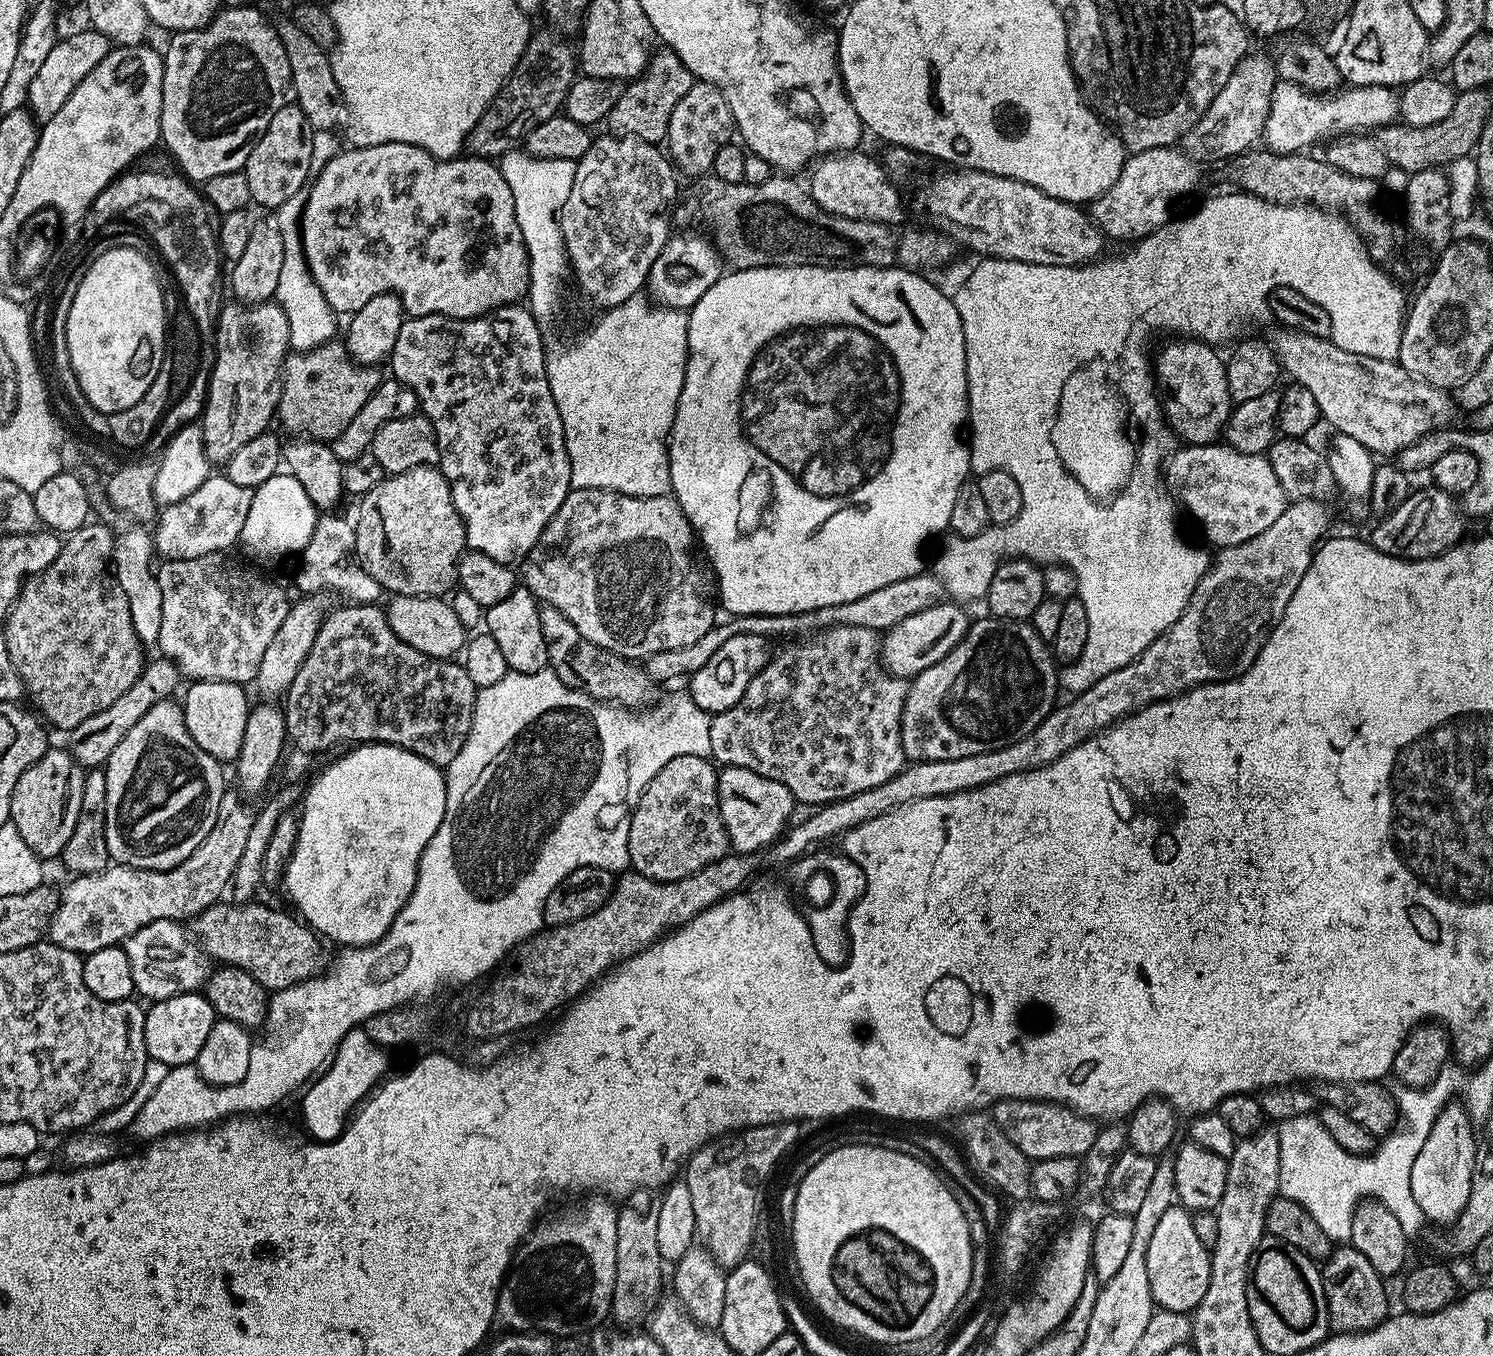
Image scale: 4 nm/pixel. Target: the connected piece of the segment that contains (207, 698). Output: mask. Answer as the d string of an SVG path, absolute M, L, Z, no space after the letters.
M197 680L187 685L188 693L182 699L184 717L186 718L186 730L190 730L190 738L206 750L206 754L213 756L215 760L221 762L234 762L242 750L242 737L246 730L246 718L250 711L248 696L245 685L234 682L214 682L213 680Z

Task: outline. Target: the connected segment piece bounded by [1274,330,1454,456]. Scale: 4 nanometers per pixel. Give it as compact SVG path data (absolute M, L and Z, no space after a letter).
M1280 330L1274 351L1281 369L1314 394L1323 423L1336 428L1332 430L1341 436L1362 442L1370 453L1392 456L1423 440L1428 432L1453 423L1453 397L1445 389L1411 376L1396 360L1350 354L1350 350L1342 350L1330 338L1323 340L1314 334L1291 330Z

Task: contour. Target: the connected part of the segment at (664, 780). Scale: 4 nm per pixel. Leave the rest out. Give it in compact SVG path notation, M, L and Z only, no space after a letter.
M706 756L670 758L632 809L628 863L631 871L665 884L693 876L729 855L726 826L718 806L718 768Z

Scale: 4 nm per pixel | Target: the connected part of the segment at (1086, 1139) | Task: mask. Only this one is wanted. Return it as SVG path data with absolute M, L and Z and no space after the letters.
M998 1100L991 1105L990 1115L996 1119L998 1126L1028 1156L1029 1161L1045 1160L1046 1158L1082 1158L1094 1146L1094 1138L1098 1131L1097 1121L1081 1112L1075 1112L1064 1104L1051 1104L1048 1100Z

